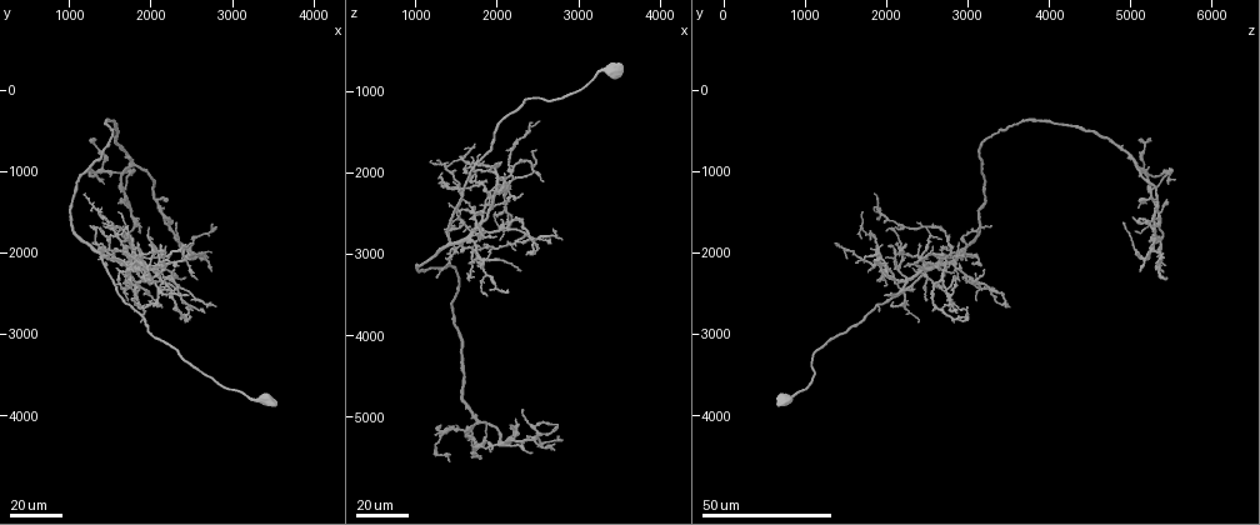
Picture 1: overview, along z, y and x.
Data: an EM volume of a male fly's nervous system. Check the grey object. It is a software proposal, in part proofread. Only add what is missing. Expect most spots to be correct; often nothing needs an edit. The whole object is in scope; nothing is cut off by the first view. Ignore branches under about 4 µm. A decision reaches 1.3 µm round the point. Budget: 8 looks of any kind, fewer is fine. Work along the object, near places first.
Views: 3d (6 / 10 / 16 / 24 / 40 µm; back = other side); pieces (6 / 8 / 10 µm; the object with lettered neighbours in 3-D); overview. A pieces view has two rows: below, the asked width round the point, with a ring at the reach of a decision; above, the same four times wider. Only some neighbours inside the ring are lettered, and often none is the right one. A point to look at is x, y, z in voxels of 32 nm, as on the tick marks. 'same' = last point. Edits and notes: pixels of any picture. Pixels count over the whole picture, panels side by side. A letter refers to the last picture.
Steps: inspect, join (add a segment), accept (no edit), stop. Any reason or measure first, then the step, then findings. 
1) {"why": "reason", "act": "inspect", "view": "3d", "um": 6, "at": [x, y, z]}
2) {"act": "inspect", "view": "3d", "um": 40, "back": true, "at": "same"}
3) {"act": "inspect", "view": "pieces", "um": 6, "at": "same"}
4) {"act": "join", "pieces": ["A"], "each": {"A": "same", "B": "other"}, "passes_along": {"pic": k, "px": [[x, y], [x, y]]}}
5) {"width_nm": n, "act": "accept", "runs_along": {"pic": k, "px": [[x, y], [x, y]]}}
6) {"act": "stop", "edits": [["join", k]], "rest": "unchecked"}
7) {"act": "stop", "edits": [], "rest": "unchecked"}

{"why": "end of a long branch", "act": "inspect", "view": "3d", "um": 24, "at": [2100, 2700, 3450]}

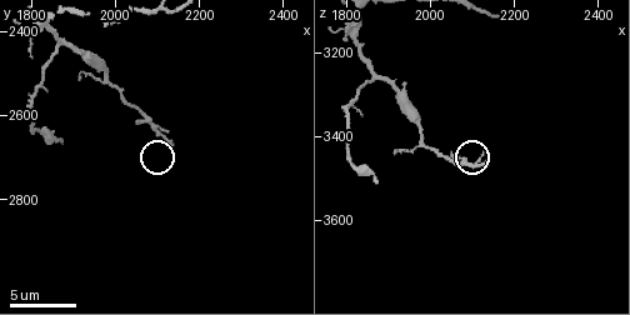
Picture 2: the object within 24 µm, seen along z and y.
{"act": "inspect", "view": "pieces", "um": 6, "at": [2140, 2670, 3470]}

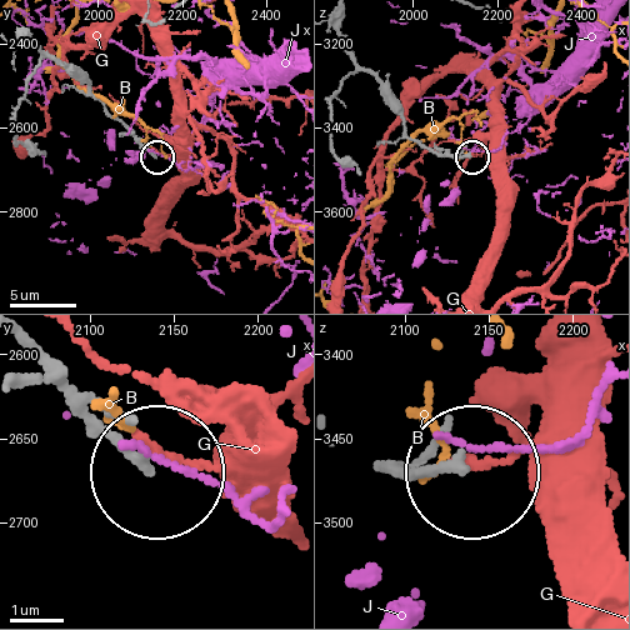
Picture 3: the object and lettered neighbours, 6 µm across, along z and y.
{"act": "accept", "each": {"B": "other", "G": "other", "J": "other"}, "runs_along": {"pic": 3, "px": [[24, 31], [88, 84], [95, 98], [154, 154]]}, "found": "none of them fits"}

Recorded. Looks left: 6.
{"act": "inspect", "view": "3d", "um": 40, "at": [2150, 1550, 5100]}

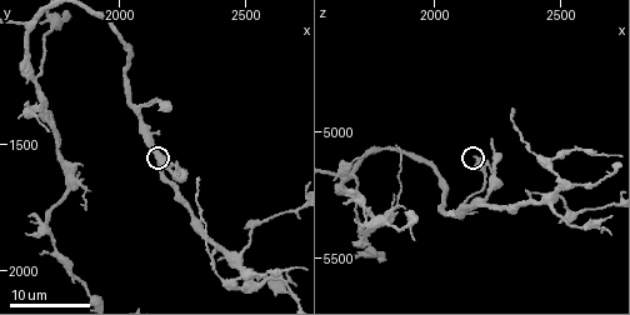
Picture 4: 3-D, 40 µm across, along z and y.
{"why": "what lies round it", "act": "inspect", "view": "pieces", "um": 8, "at": [2200, 1570, 5110]}

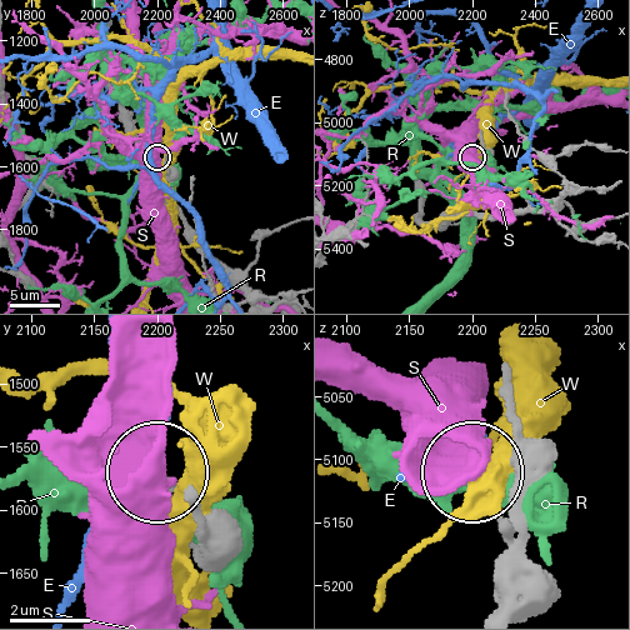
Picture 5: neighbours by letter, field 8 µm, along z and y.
{"act": "accept", "each": {"E": "other", "R": "other", "S": "other", "W": "other"}, "found": "no lettered segment goes on from it"}

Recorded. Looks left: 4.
{"why": "an open end", "act": "inspect", "view": "3d", "um": 24, "at": [2300, 1650, 4900]}

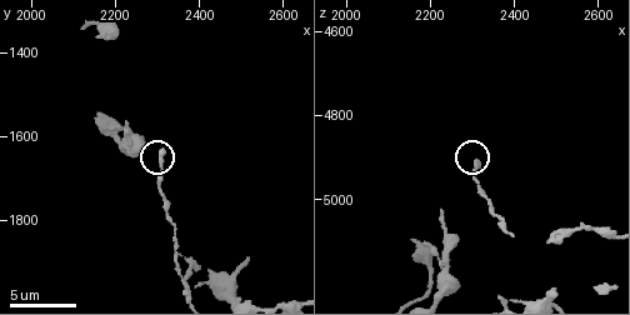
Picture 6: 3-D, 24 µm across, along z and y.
{"why": "see the neighbours", "act": "inspect", "view": "pieces", "um": 8, "at": [2310, 1635, 4915]}

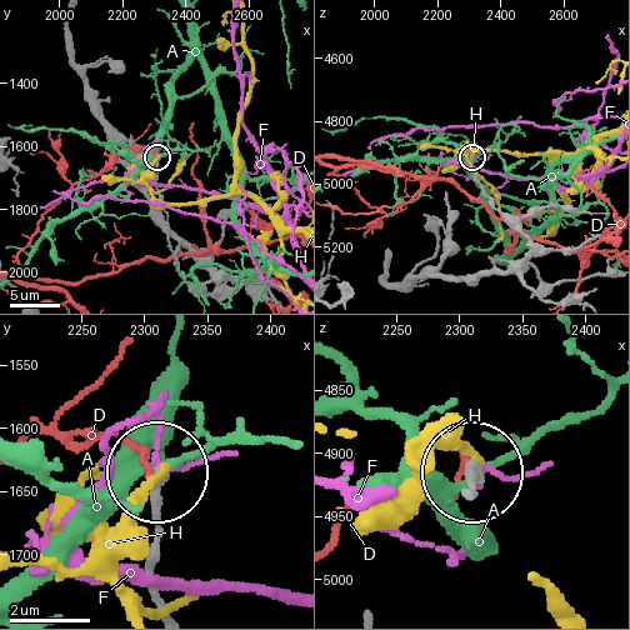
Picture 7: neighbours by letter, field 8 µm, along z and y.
{"act": "accept", "each": {"A": "other", "D": "other", "F": "other", "H": "other"}, "found": "none of them fits"}

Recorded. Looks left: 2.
{"why": "free end", "act": "inspect", "view": "3d", "um": 24, "at": [2750, 2200, 5150]}

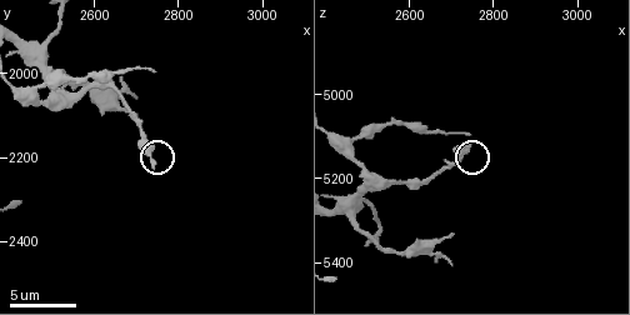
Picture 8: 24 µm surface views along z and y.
{"act": "inspect", "view": "pieces", "um": 6, "at": [2740, 2220, 5120]}

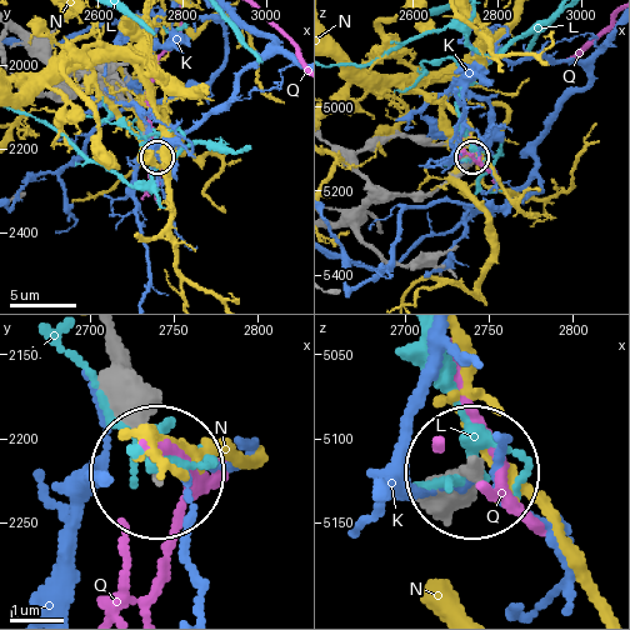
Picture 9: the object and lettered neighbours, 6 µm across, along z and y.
{"width_nm": 220, "act": "accept", "each": {"K": "other", "L": "other", "N": "other", "Q": "other"}, "found": "no lettered segment goes on from it"}

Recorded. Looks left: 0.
{"act": "stop", "edits": [], "rest": "unchecked"}

